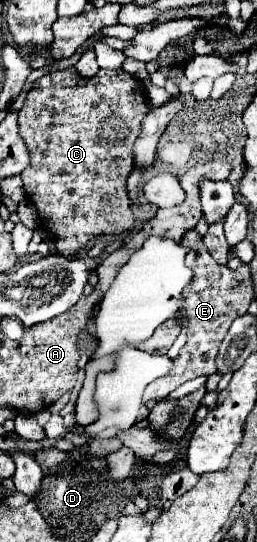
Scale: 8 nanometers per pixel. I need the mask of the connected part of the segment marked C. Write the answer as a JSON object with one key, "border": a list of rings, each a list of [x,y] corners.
{"border":[[[75,66],[55,70],[39,78],[19,110],[19,132],[29,148],[31,164],[23,170],[23,188],[35,204],[39,220],[55,234],[57,252],[75,256],[83,246],[101,234],[121,234],[131,230],[135,214],[127,196],[125,180],[133,168],[133,144],[141,130],[141,120],[149,112],[145,86],[125,70],[99,70],[93,78],[83,78]]]}

